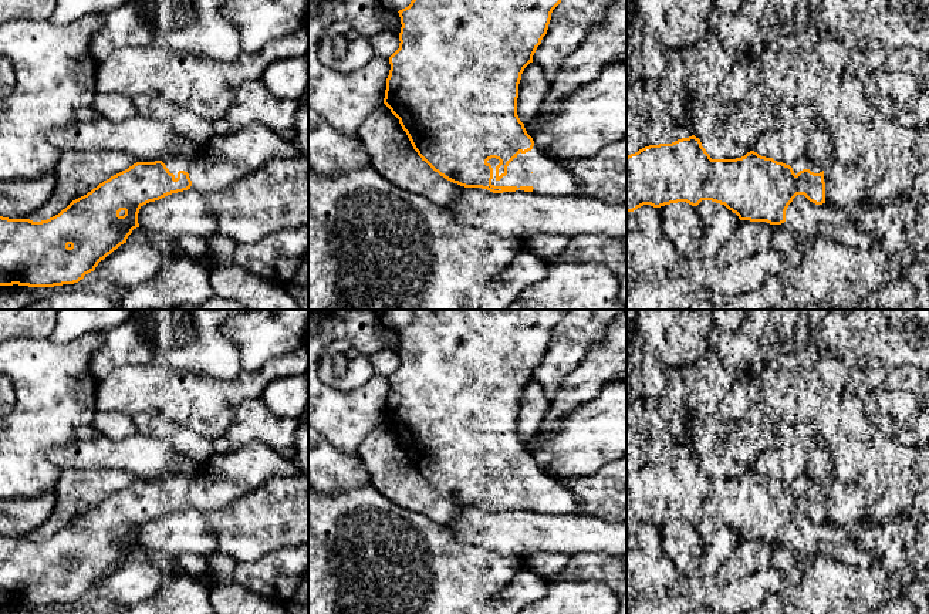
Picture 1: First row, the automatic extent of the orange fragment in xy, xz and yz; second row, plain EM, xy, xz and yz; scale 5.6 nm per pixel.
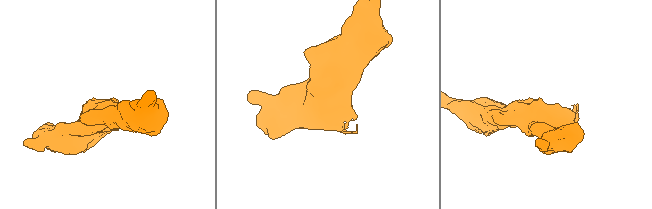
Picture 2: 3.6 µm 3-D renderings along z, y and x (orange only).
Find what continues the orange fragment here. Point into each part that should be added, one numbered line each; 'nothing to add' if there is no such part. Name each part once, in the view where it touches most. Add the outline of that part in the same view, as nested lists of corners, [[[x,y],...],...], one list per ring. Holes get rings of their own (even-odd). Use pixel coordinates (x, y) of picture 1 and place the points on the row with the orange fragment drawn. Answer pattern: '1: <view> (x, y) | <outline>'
1: xz (549, 176) | [[[536,144],[531,151],[518,154],[507,166],[507,175],[496,179],[499,159],[487,163],[493,168],[491,185],[494,186],[533,186],[534,195],[571,195],[582,196],[582,188],[575,176],[557,161],[551,159]]]

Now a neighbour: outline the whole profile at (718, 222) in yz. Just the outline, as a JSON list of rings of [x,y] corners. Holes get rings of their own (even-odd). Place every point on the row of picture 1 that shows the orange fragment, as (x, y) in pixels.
[[[702,200],[696,210],[702,222],[702,239],[692,257],[713,263],[722,243],[739,226],[740,219],[724,205],[712,200]]]

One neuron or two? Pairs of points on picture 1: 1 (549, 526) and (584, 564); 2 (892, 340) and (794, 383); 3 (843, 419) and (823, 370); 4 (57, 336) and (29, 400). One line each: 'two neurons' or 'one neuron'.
1: two neurons
2: two neurons
3: two neurons
4: two neurons

